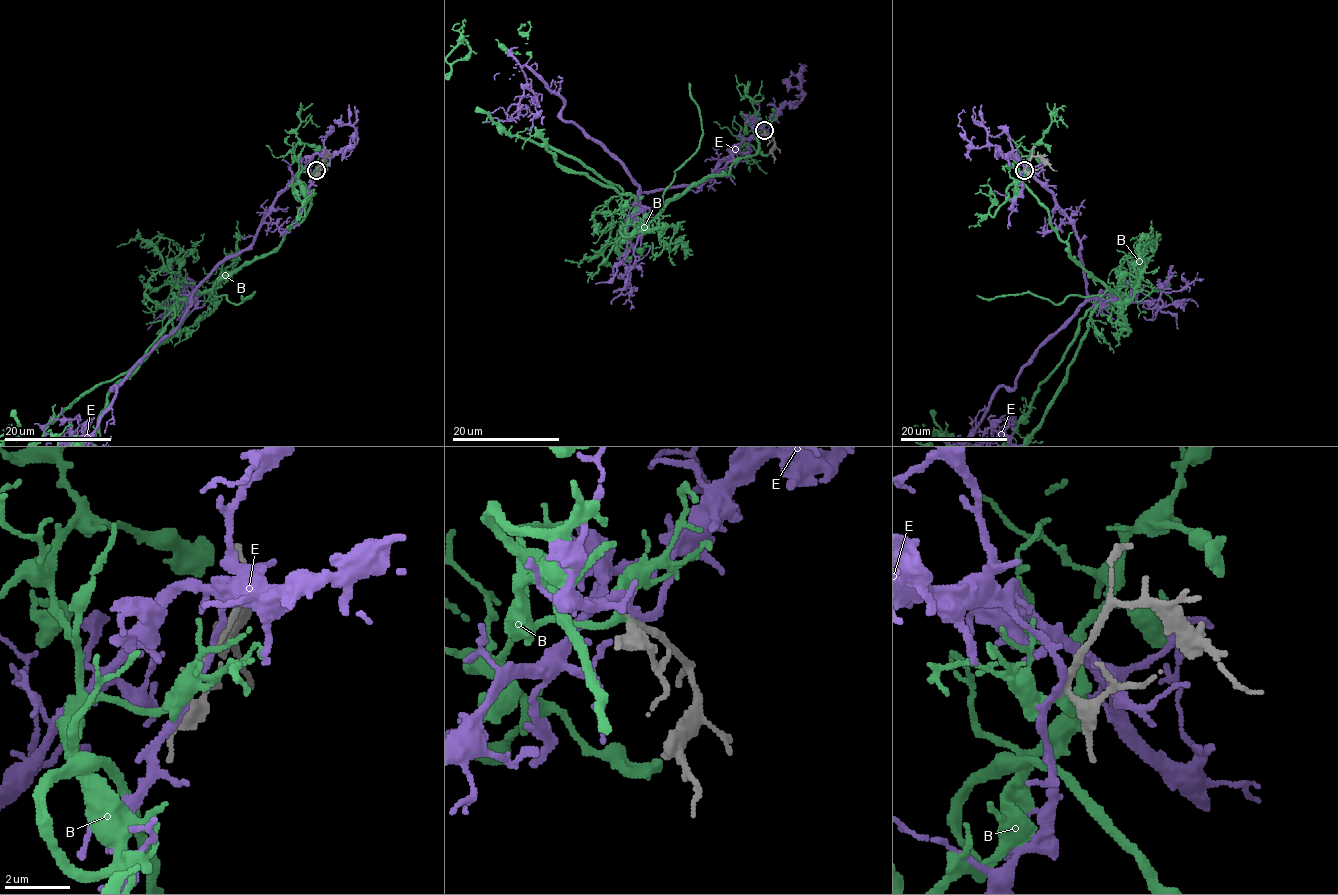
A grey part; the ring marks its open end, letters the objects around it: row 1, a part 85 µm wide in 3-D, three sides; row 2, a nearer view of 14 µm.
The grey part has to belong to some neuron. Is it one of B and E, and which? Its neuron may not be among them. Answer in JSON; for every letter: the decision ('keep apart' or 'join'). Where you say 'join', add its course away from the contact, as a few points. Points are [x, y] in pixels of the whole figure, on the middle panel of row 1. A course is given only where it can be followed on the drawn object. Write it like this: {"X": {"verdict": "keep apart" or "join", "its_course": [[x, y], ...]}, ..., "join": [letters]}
{"B": {"verdict": "join"}, "E": {"verdict": "keep apart"}, "join": ["B"]}

